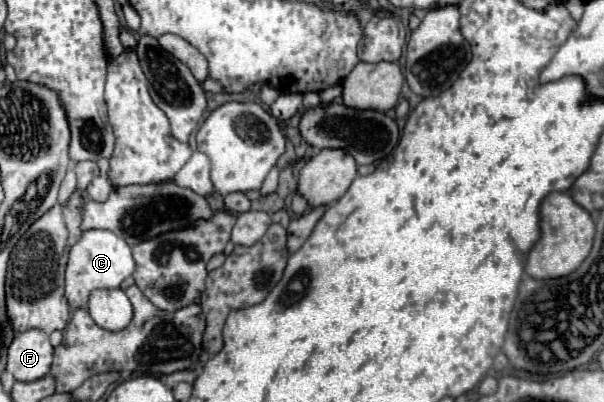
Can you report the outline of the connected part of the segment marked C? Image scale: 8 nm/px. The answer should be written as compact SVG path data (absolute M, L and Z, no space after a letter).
M86 230L82 238L70 248L66 266L66 300L72 308L86 308L92 290L120 288L120 284L132 276L134 260L126 240L110 230Z

